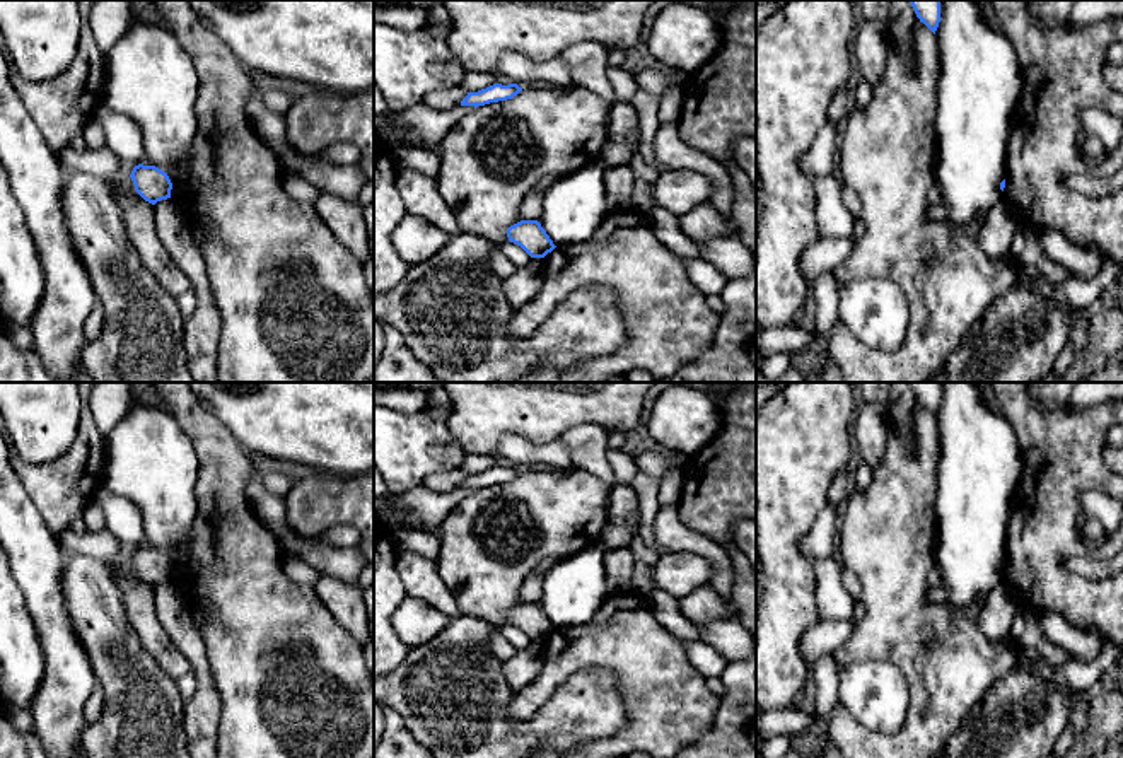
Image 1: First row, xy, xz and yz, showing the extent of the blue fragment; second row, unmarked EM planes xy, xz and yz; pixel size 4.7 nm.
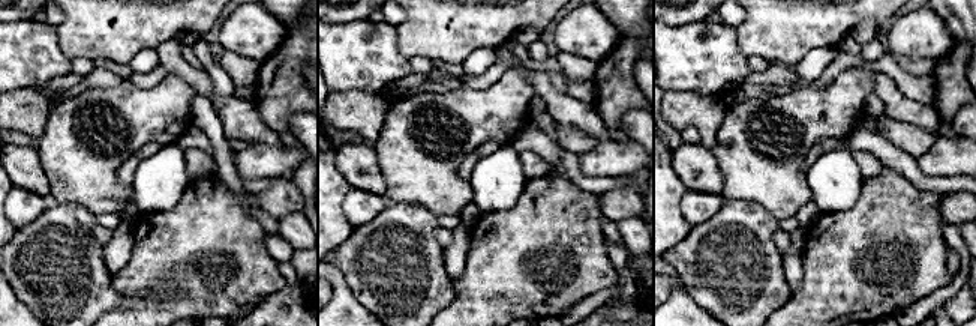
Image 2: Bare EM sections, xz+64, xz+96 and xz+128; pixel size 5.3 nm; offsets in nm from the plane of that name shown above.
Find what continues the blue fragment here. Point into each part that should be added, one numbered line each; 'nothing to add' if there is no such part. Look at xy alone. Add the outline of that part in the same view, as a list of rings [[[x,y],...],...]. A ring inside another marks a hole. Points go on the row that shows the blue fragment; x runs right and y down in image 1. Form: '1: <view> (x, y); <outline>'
1: xy (202, 332); [[[167,198],[154,205],[155,230],[174,265],[186,273],[196,307],[184,321],[186,365],[195,382],[218,382],[217,360],[222,318],[213,299],[208,270],[191,225]]]

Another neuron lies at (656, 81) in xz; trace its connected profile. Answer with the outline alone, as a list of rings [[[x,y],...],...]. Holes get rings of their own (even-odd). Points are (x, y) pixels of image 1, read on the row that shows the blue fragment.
[[[647,68],[640,73],[637,73],[637,82],[640,87],[643,87],[650,96],[662,99],[666,90],[678,84],[678,82],[686,82],[691,77],[691,72],[679,70],[679,68]]]

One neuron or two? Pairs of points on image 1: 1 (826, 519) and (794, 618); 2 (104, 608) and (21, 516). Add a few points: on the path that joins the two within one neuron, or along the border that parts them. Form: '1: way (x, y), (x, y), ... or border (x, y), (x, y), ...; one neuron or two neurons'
1: border (814, 521), (801, 540), (801, 550), (813, 562); two neurons
2: border (65, 559), (62, 572), (64, 603); two neurons

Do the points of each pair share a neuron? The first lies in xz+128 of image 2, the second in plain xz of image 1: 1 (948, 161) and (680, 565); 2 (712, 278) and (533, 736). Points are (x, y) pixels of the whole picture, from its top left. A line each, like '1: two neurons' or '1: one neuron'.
1: one neuron
2: one neuron

